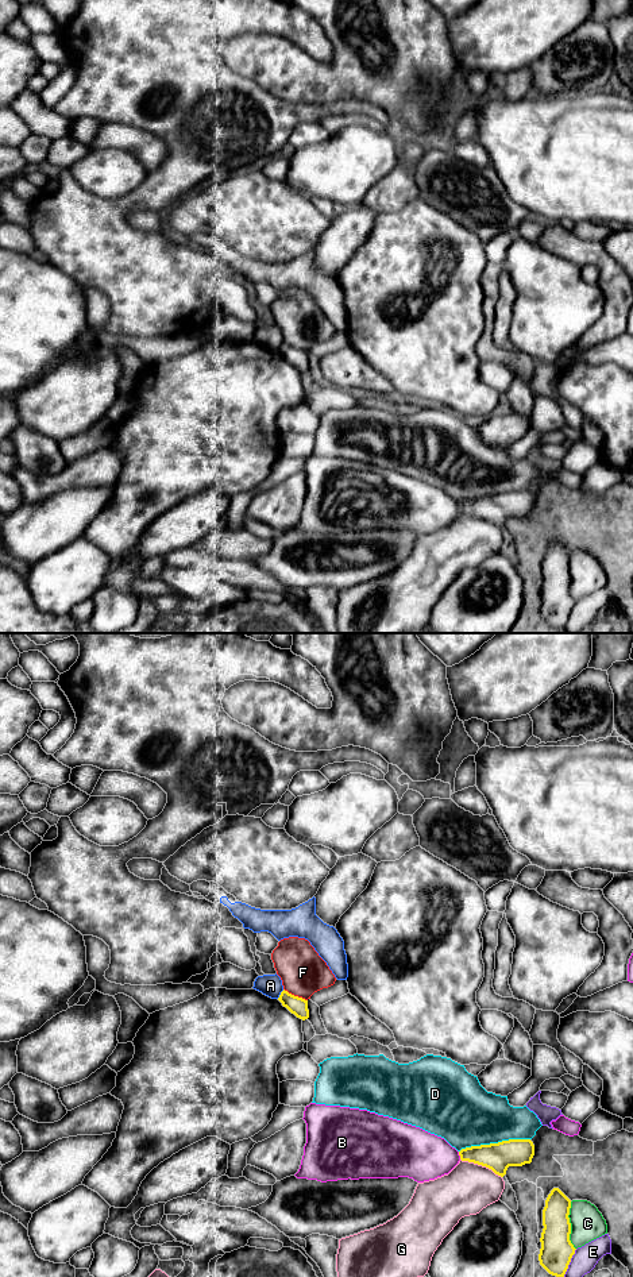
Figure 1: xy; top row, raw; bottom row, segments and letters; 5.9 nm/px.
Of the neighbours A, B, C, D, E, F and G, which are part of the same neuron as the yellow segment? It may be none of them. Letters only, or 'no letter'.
no letter

